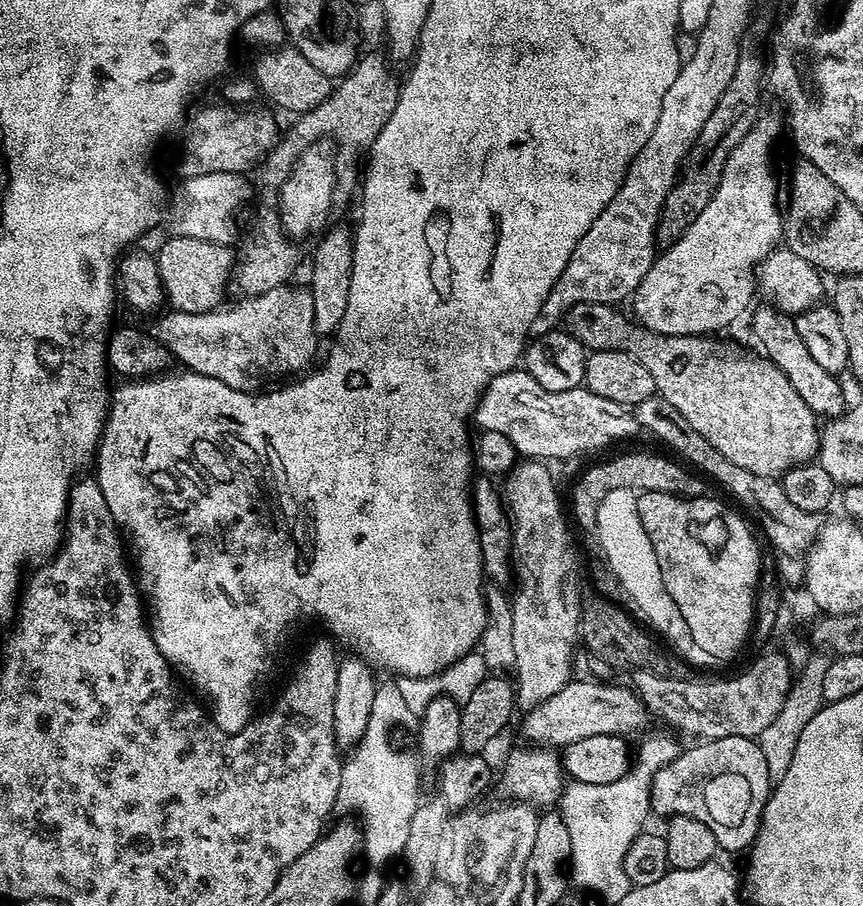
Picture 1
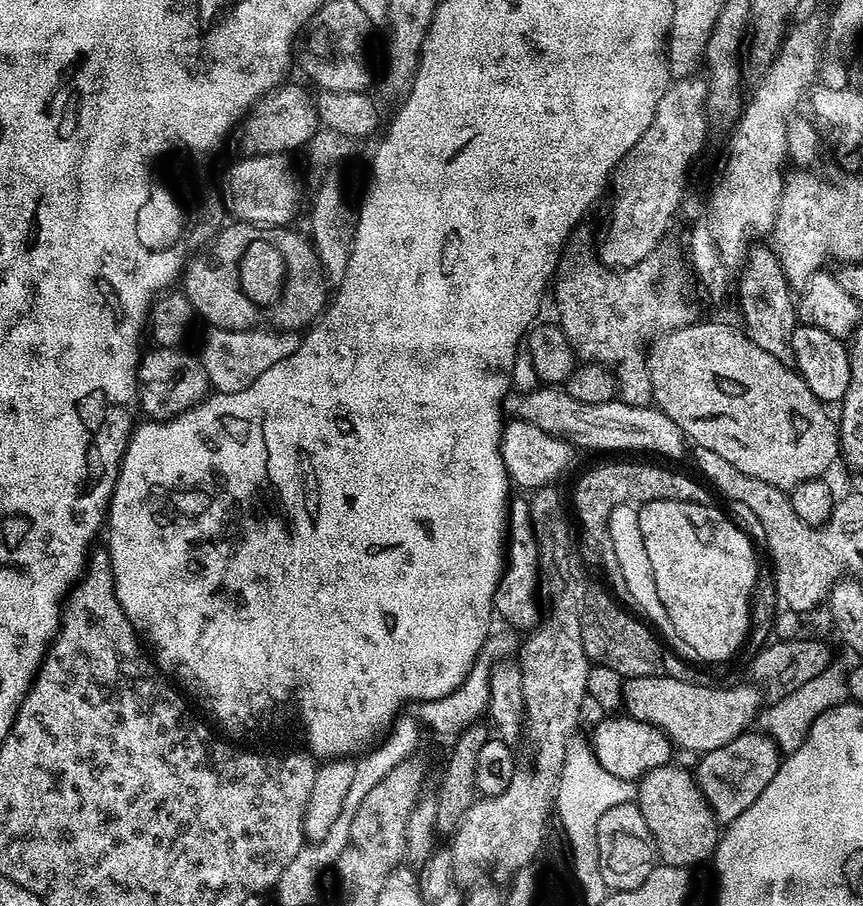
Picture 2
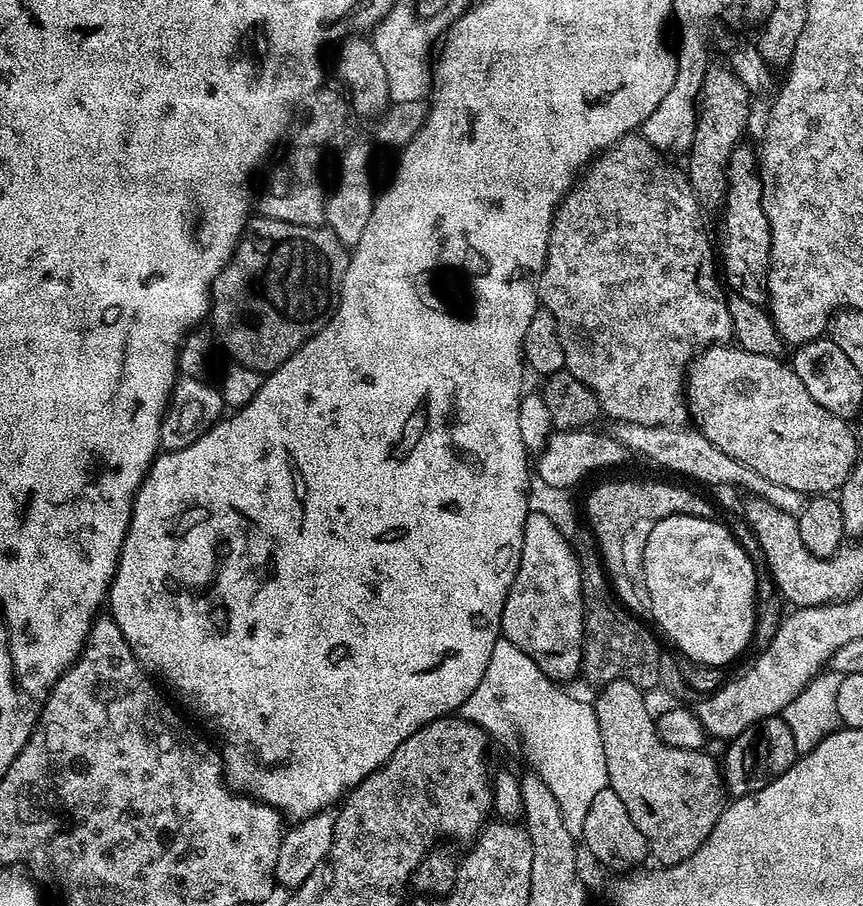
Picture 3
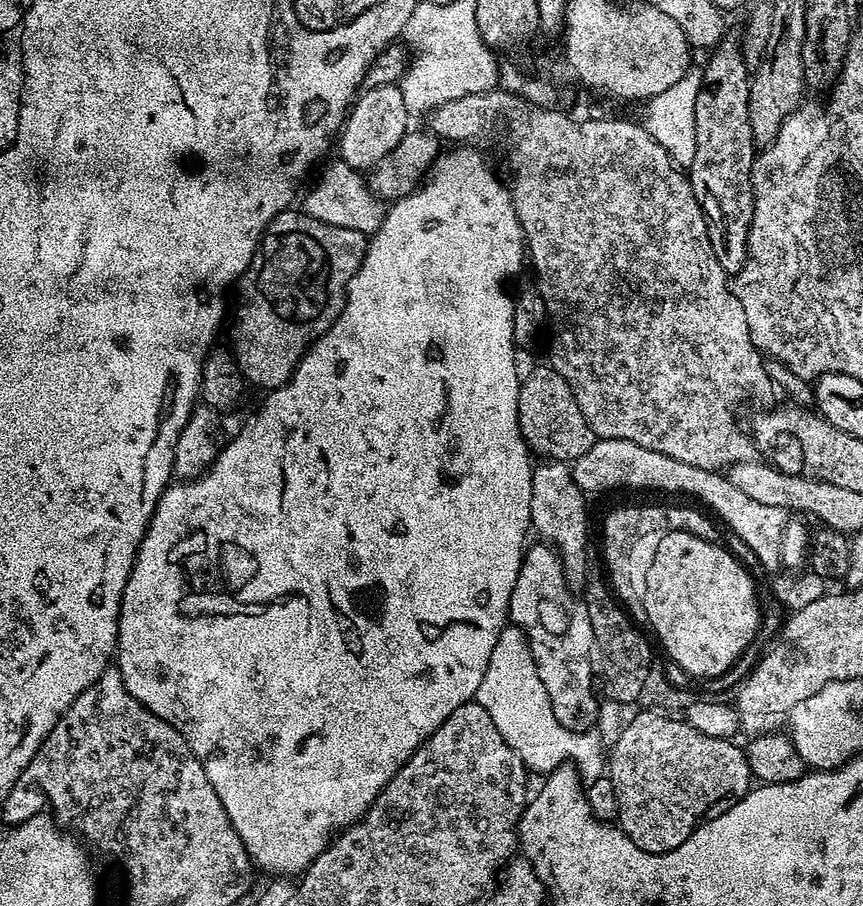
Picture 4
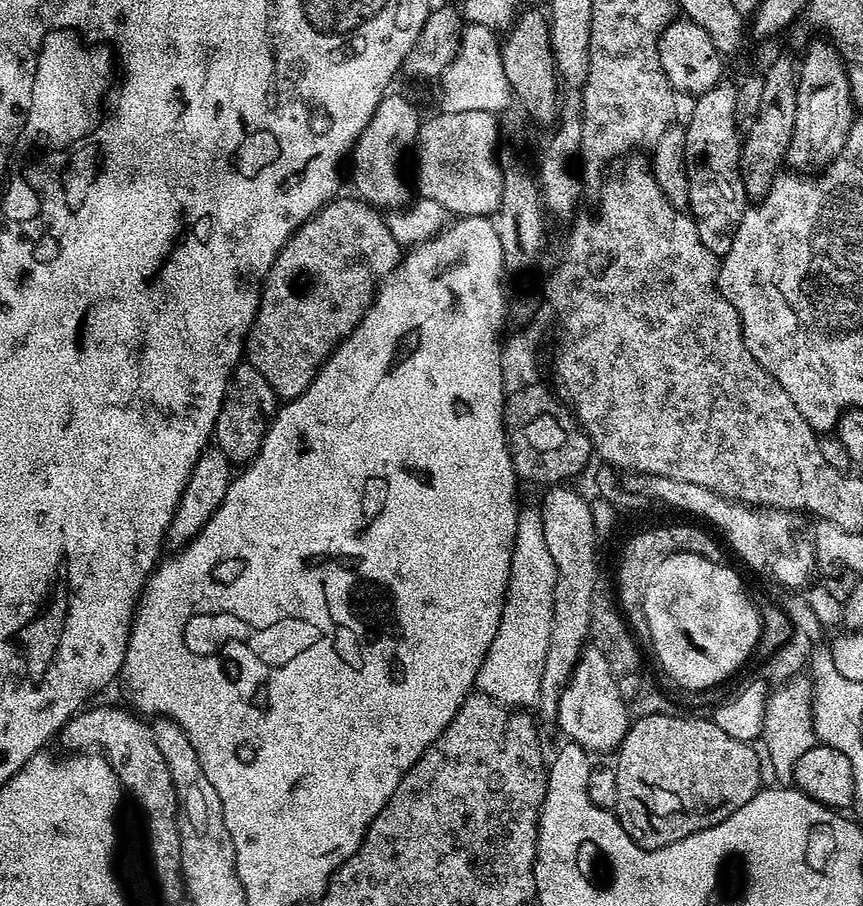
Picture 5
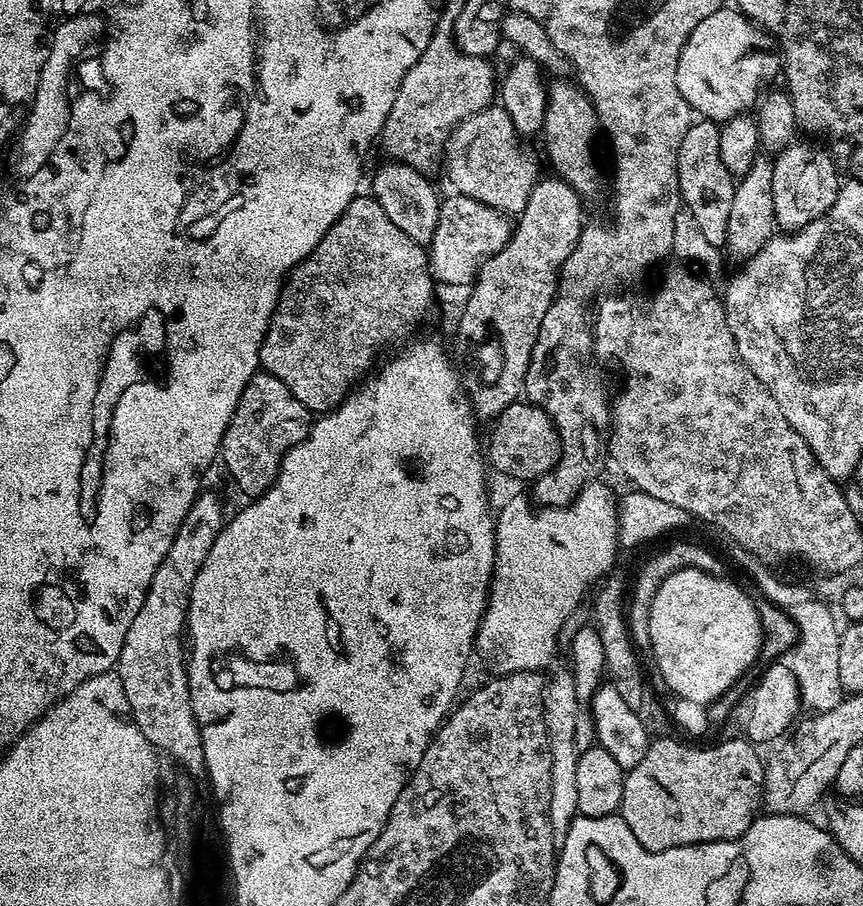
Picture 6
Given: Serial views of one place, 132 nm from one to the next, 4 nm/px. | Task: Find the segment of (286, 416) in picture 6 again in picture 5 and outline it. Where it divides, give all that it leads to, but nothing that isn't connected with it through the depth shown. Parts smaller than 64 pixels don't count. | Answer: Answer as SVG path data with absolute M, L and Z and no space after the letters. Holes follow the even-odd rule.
M247 362L236 365L232 372L232 378L228 381L228 389L224 395L224 404L220 407L220 413L216 419L216 431L214 433L215 447L226 454L226 458L233 465L243 466L258 454L258 450L264 441L264 435L276 415L278 397L276 391L250 366Z

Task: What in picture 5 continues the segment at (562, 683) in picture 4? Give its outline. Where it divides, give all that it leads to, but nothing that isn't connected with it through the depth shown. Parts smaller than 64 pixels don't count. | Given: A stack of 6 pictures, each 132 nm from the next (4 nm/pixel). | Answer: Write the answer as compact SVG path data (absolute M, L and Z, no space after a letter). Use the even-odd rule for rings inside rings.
M585 647L576 669L568 679L568 685L562 690L555 721L571 743L585 748L590 754L615 753L624 741L630 723L629 709L618 690L618 682L614 682L610 662L606 662L606 654L602 654L600 648Z

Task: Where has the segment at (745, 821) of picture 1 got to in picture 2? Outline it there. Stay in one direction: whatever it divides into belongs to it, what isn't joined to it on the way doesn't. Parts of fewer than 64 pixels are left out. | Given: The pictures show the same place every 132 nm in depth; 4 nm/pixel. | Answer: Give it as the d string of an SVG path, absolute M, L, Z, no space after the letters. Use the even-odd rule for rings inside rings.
M760 730L743 732L734 742L726 742L726 746L718 746L718 750L710 750L699 757L700 769L695 769L694 775L721 825L731 824L738 814L754 806L758 794L770 786L770 778L780 769L781 759L782 753L775 742Z

